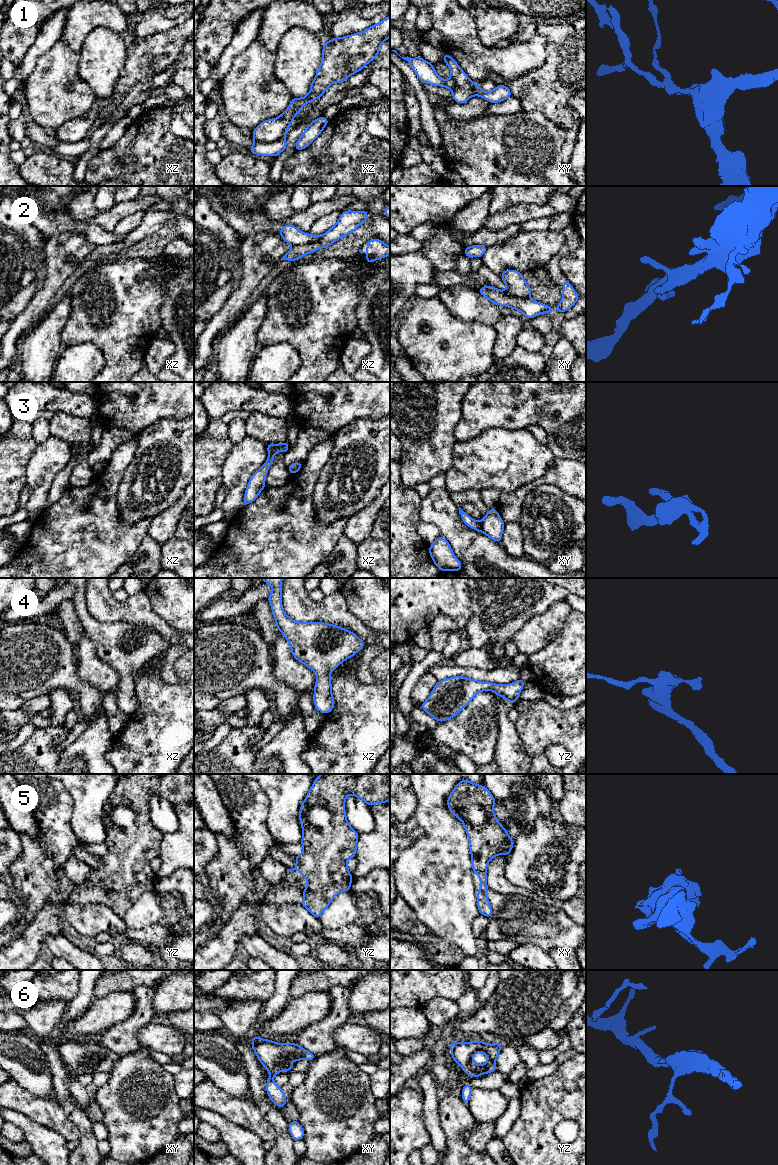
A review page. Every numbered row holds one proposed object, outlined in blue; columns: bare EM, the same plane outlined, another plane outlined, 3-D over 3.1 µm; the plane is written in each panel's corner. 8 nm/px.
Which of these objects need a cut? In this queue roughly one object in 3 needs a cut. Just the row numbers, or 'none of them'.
1, 2

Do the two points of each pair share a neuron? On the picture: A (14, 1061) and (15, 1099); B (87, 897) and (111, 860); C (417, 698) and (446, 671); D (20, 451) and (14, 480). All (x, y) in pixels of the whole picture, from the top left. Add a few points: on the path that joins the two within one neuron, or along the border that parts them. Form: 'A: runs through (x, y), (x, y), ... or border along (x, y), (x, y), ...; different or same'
A: border along (10, 1077), (32, 1094); different
B: runs through (104, 897), (110, 900), (122, 892), (121, 877); same
C: border along (429, 670), (437, 680); different
D: runs through (14, 458), (14, 473); same

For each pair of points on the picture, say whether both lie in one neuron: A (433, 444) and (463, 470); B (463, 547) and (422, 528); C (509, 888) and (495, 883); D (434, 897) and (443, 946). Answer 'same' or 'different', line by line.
A: different
B: different
C: same
D: different

